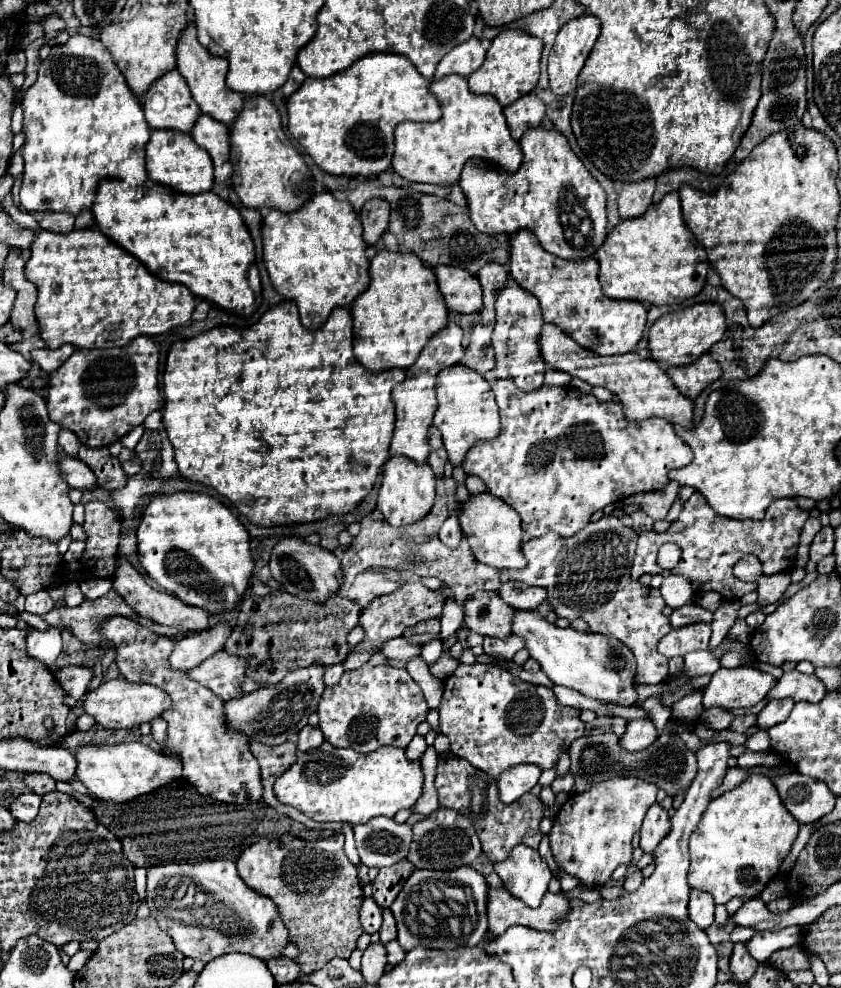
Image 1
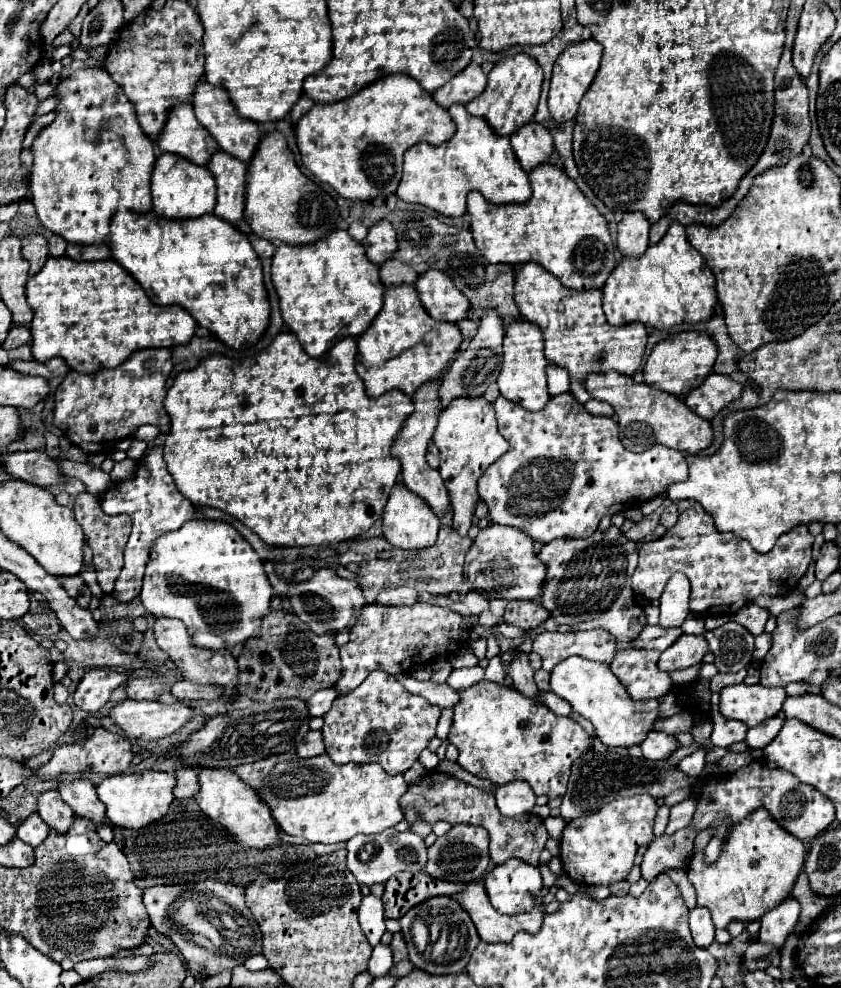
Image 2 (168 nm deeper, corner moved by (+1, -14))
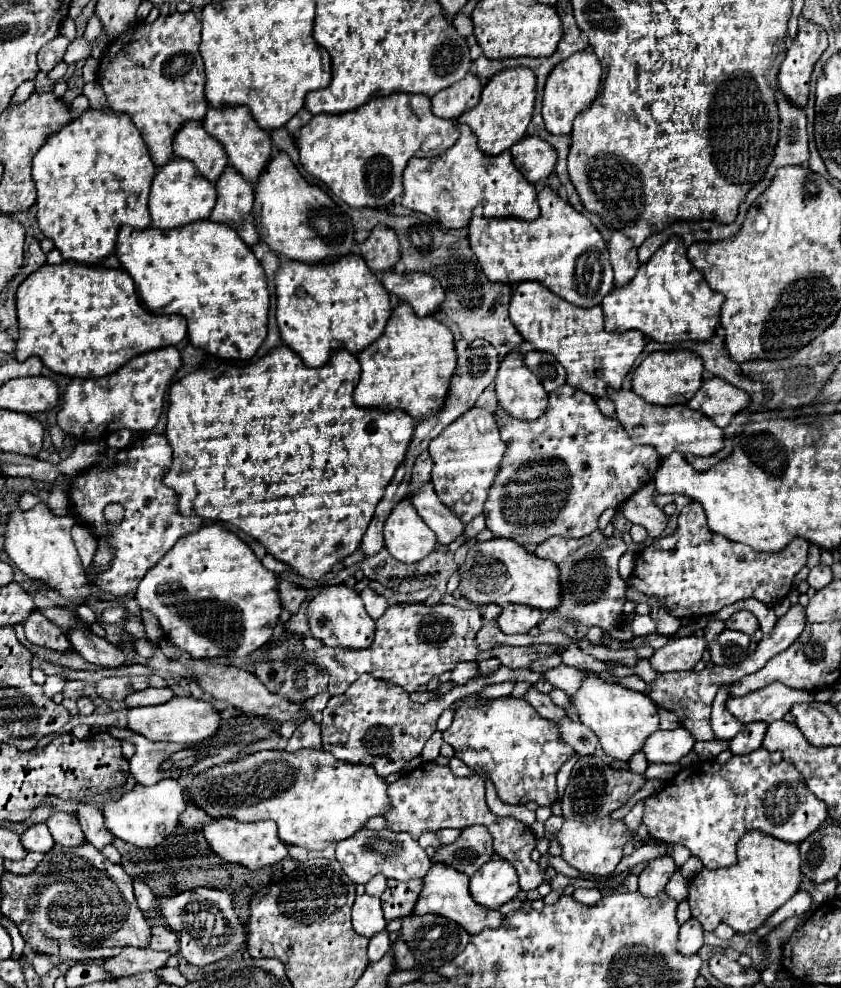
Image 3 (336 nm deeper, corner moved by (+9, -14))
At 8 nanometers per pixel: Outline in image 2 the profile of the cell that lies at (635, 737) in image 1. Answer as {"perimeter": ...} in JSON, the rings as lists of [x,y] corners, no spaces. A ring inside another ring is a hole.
{"perimeter":[[[653,731],[647,735],[647,739],[641,743],[641,751],[643,751],[643,757],[645,759],[651,759],[651,761],[661,761],[661,759],[667,759],[673,755],[673,751],[677,751],[681,747],[681,743],[669,735],[669,733],[663,733],[663,731]]]}

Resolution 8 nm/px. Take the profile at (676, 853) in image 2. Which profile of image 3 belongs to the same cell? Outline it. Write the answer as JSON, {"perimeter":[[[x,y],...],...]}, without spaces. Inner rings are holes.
{"perimeter":[[[669,855],[651,859],[647,863],[647,867],[643,869],[643,873],[639,875],[639,891],[647,897],[657,895],[667,885],[667,881],[675,869],[677,869],[675,861]]]}

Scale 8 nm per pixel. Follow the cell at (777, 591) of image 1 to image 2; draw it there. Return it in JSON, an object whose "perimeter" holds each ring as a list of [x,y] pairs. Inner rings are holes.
{"perimeter":[[[749,603],[749,605],[741,607],[735,615],[731,615],[731,619],[737,621],[739,625],[743,625],[753,635],[761,635],[765,631],[765,623],[769,619],[769,611],[759,607],[759,605],[755,605],[755,603]]]}

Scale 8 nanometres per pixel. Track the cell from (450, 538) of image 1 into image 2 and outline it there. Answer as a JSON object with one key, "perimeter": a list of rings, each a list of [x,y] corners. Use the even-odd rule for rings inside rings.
{"perimeter":[[[485,397],[453,399],[451,405],[439,415],[433,443],[437,445],[437,449],[441,453],[439,473],[449,491],[449,497],[451,497],[453,529],[459,535],[467,535],[467,531],[473,523],[473,515],[475,515],[473,507],[477,507],[477,503],[479,503],[477,479],[485,473],[485,469],[491,463],[495,463],[501,455],[505,455],[505,451],[509,449],[509,443],[497,431],[495,409]]]}

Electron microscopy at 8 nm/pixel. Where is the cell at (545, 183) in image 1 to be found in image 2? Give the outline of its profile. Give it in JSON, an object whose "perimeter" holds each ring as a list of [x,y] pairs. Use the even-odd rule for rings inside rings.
{"perimeter":[[[551,163],[533,169],[529,181],[533,195],[529,201],[519,205],[493,205],[477,191],[469,193],[467,209],[477,249],[489,263],[539,263],[565,287],[575,291],[603,289],[607,277],[617,267],[615,247],[605,217],[577,189],[573,179]]]}

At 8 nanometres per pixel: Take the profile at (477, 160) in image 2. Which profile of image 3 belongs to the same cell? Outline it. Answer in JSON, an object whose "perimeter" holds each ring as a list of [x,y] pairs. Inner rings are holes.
{"perimeter":[[[453,119],[459,129],[457,143],[447,149],[437,159],[411,157],[403,173],[403,197],[401,205],[419,213],[429,215],[433,221],[441,223],[445,229],[461,229],[469,223],[473,209],[483,205],[485,217],[517,217],[517,219],[535,219],[539,215],[535,185],[531,185],[519,171],[513,167],[509,151],[501,155],[487,155],[479,149],[475,133],[469,131],[469,125]]]}

